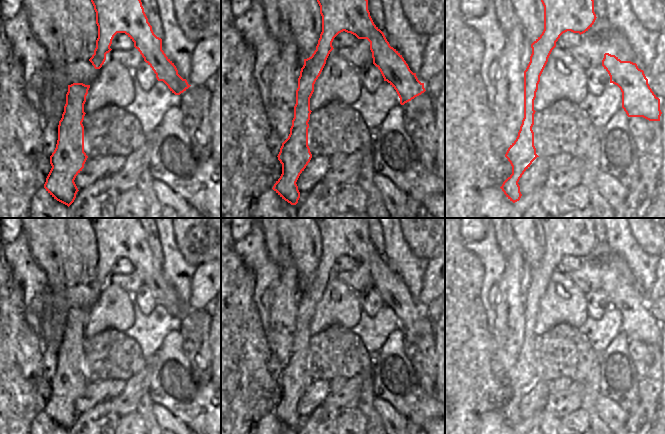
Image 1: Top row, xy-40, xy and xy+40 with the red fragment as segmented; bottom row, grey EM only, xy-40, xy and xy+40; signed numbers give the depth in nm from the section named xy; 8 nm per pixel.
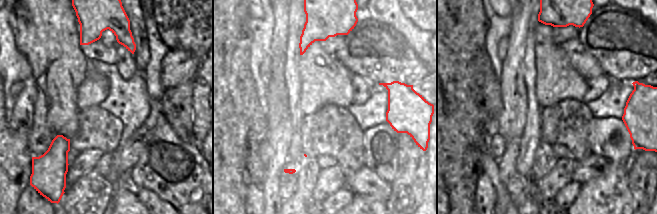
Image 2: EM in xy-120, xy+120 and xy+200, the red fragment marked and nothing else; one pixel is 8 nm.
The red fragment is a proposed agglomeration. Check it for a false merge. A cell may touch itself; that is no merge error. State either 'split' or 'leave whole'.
leave whole

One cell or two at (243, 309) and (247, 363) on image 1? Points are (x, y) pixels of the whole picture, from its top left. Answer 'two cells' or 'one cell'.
one cell

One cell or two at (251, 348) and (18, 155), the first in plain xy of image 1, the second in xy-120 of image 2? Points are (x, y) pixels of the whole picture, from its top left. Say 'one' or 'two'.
one

